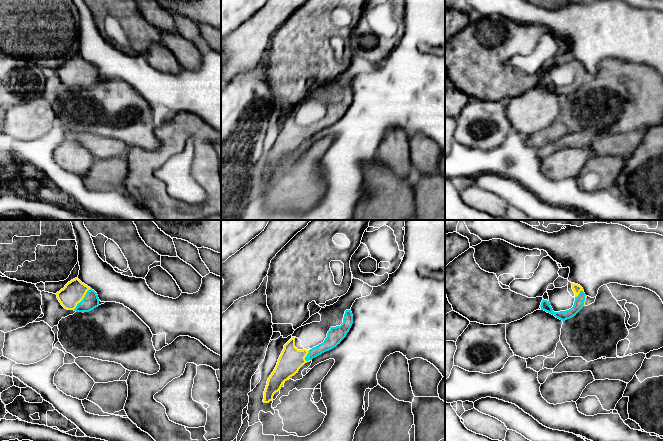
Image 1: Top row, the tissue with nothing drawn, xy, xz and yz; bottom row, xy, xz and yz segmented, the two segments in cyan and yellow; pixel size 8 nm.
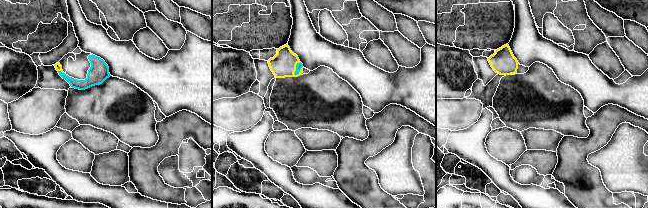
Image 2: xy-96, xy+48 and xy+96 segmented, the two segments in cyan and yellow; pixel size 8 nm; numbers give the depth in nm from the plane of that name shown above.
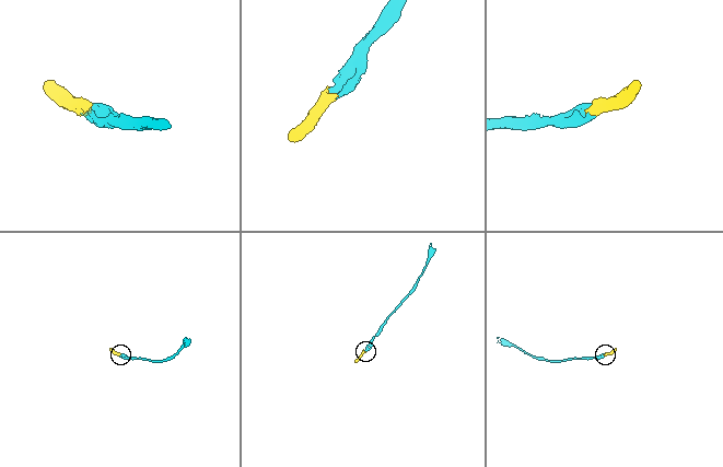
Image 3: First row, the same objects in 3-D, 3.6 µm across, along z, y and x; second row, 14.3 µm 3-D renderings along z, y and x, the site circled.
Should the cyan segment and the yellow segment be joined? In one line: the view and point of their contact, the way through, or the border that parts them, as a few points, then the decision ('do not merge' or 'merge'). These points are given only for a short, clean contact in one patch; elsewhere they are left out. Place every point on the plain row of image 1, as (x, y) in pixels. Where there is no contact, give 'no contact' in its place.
xy (83, 75) | across xy (90, 77), (83, 75), (74, 67) | merge

